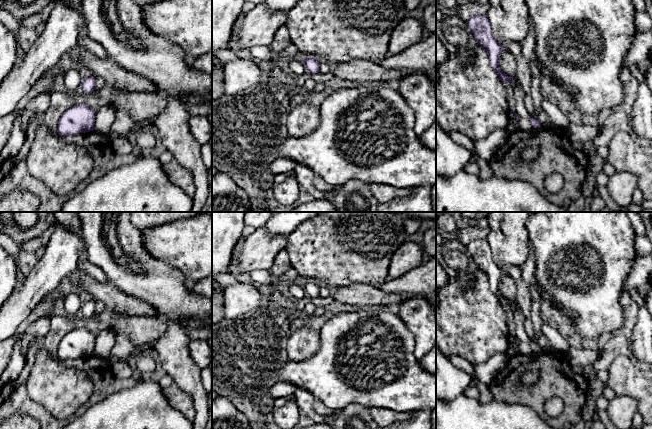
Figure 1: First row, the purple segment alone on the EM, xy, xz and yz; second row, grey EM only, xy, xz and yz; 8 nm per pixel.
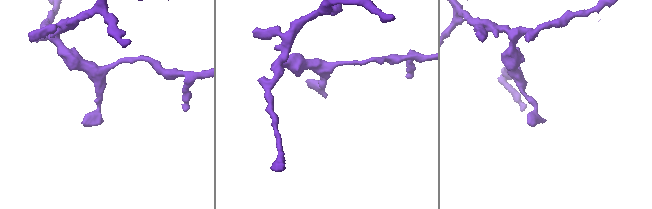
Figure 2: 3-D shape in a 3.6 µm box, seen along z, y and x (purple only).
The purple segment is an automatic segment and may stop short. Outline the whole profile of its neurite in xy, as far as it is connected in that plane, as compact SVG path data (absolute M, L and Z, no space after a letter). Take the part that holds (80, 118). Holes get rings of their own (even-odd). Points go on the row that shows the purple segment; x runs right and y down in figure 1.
M79 103L66 110L59 119L60 136L77 135L93 131L96 111L87 103Z

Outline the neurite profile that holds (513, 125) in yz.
M509 112L508 124L507 124L507 127L505 128L507 133L511 134L512 132L518 130L519 128L520 128L519 122L514 117L514 114L512 112Z

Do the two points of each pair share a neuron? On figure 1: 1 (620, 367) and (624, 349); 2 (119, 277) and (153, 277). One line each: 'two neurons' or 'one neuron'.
1: two neurons
2: one neuron

